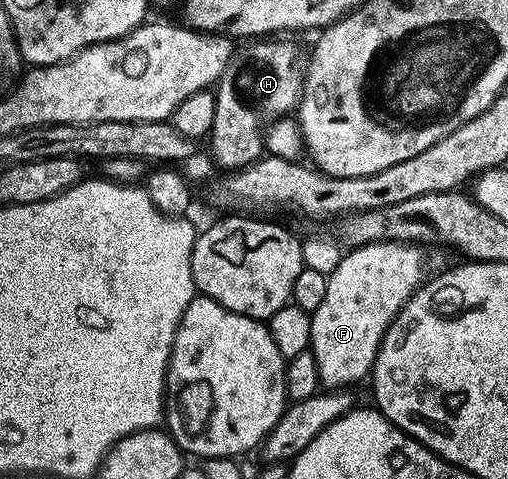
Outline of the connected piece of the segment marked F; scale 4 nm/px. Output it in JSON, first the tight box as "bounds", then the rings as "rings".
{"bounds":[309,241,426,391],"rings":[[[377,241],[369,245],[350,248],[342,256],[333,273],[327,277],[327,295],[323,295],[323,303],[311,314],[311,339],[309,349],[315,363],[319,367],[321,385],[329,391],[341,391],[353,387],[356,381],[361,381],[373,372],[373,364],[381,341],[385,338],[390,323],[397,318],[397,313],[409,301],[410,295],[421,288],[426,280],[425,257],[416,244],[400,241]]]}

